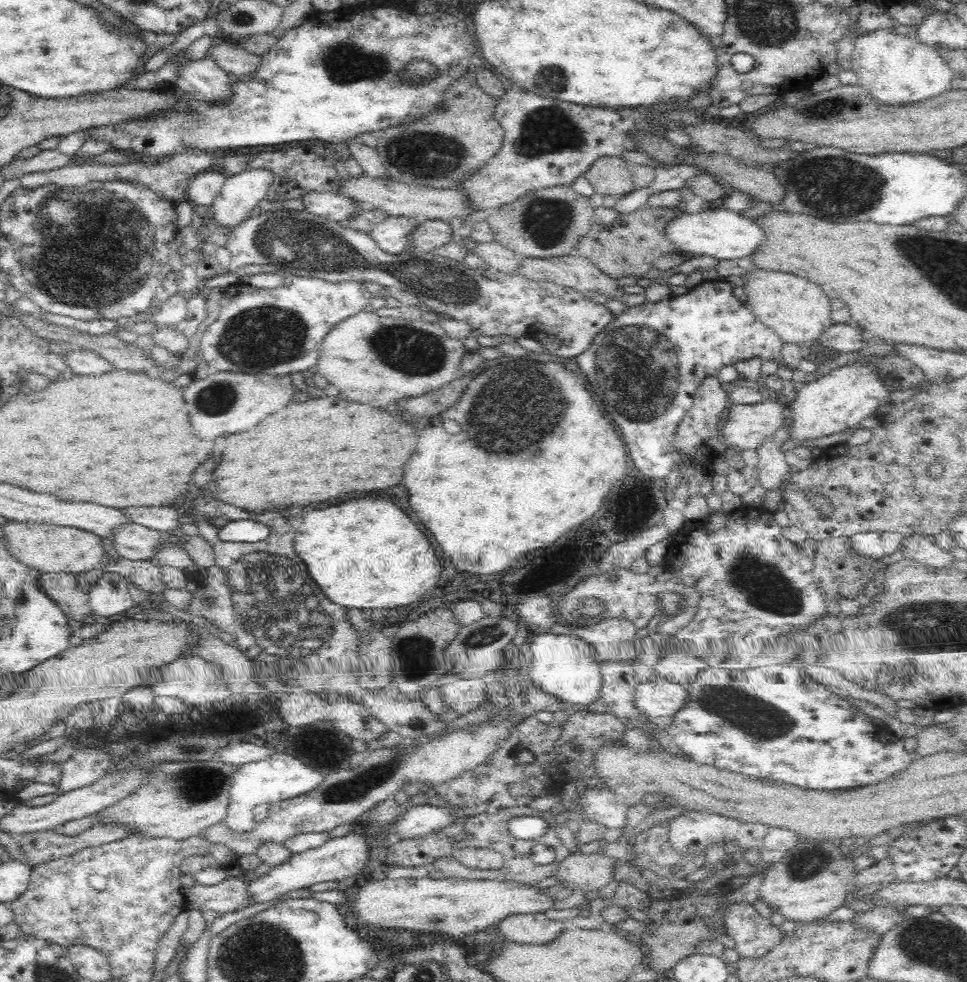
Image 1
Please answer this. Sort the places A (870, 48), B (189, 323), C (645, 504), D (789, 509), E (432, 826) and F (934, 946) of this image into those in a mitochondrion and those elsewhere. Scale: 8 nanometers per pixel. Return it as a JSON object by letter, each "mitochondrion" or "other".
{"A":"other","B":"other","C":"other","D":"other","E":"other","F":"mitochondrion"}

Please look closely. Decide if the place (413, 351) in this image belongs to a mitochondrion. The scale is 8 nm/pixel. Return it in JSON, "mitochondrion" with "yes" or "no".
{"mitochondrion":"yes"}

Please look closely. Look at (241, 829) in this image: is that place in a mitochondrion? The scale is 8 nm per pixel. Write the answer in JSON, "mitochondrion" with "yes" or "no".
{"mitochondrion":"no"}

